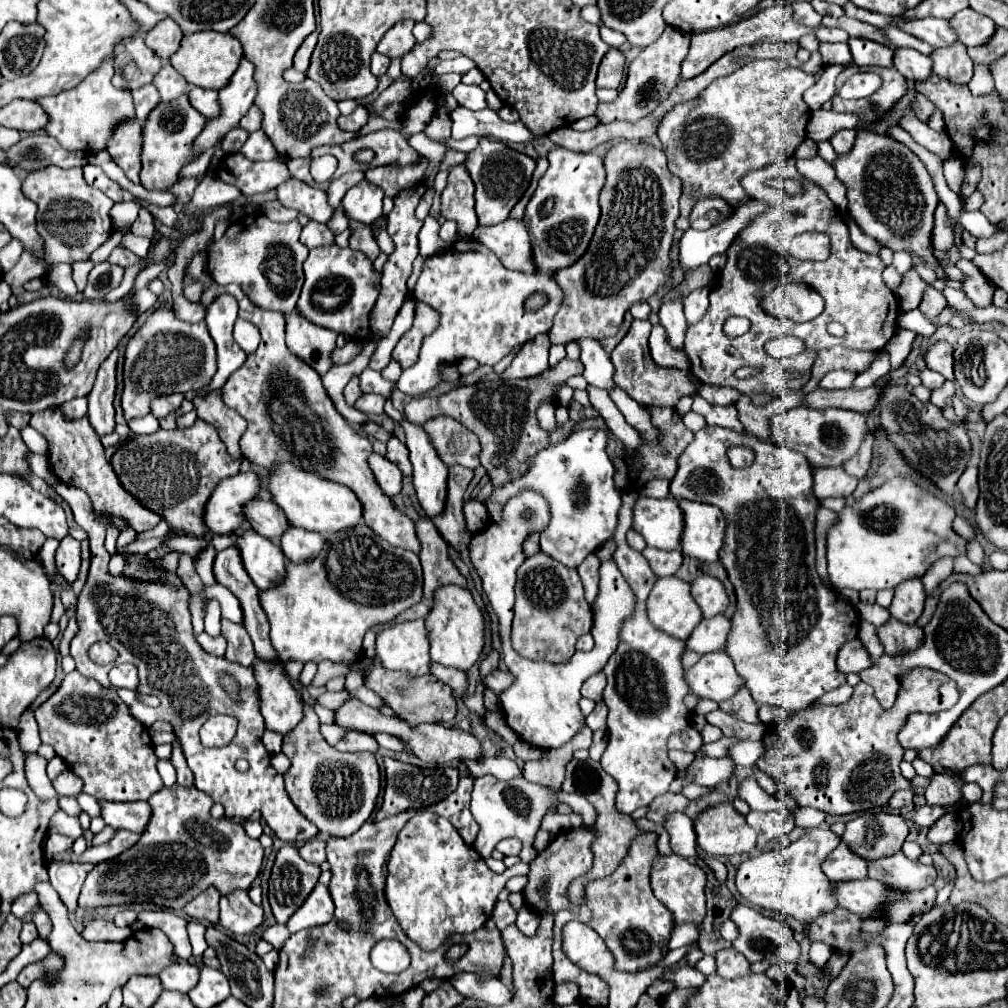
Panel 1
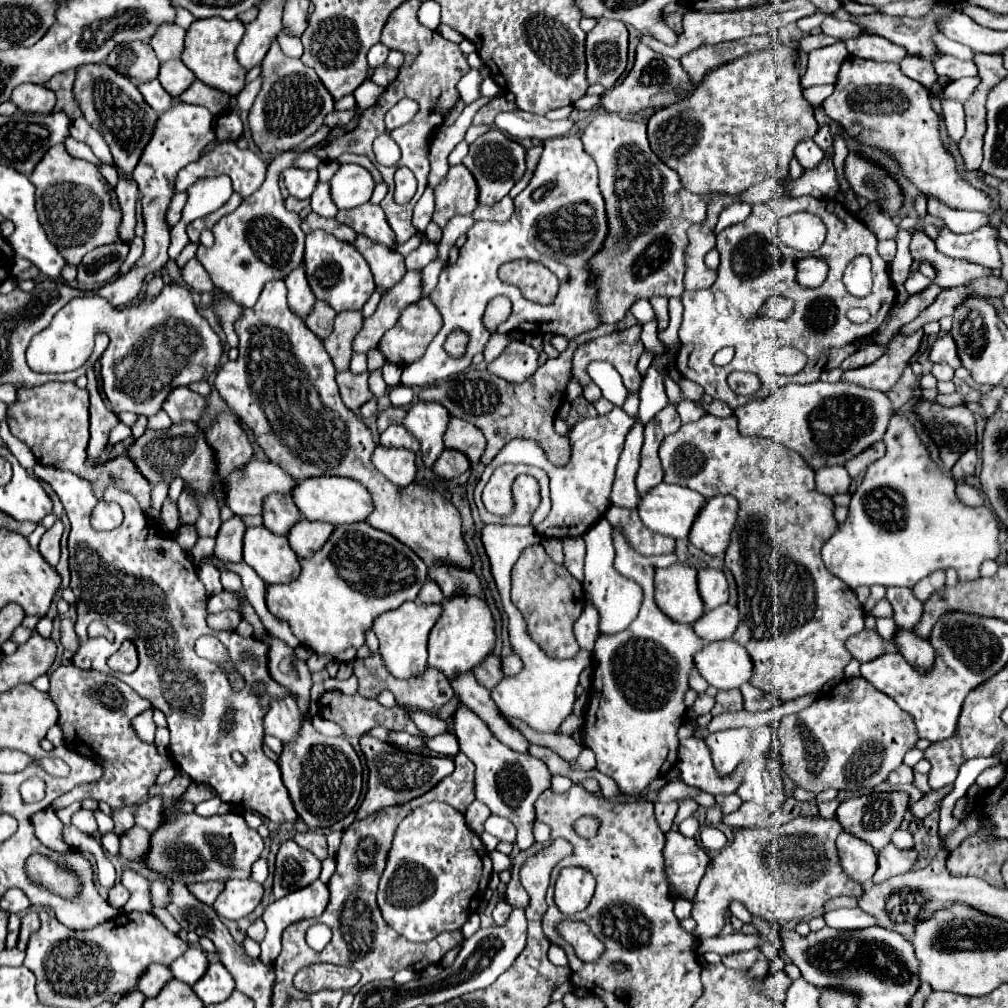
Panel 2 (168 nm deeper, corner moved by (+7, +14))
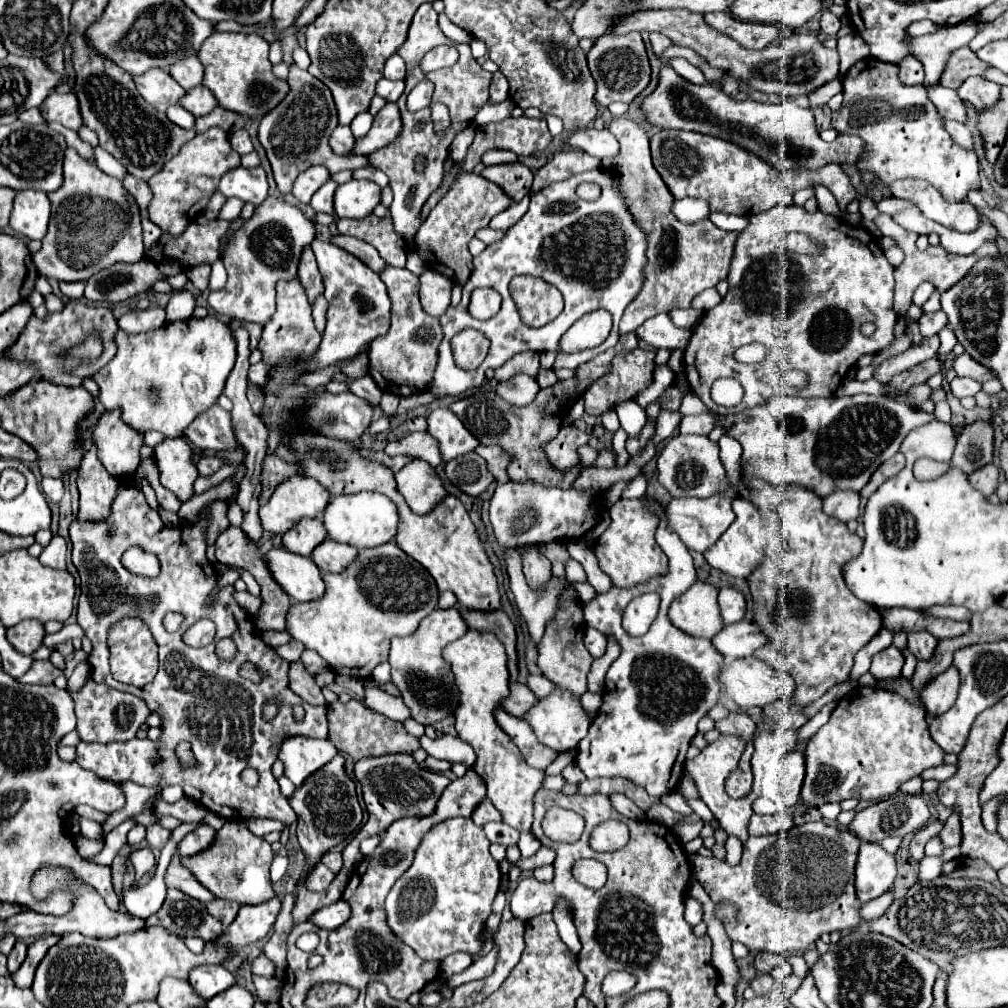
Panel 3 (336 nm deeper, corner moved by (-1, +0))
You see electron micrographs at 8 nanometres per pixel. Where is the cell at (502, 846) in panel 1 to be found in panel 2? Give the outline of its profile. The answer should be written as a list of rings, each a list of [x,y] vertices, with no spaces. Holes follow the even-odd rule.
[[[490,816],[484,824],[484,830],[492,836],[496,836],[498,840],[504,840],[504,842],[514,842],[516,840],[516,828],[510,820],[506,818],[500,818],[500,816]]]

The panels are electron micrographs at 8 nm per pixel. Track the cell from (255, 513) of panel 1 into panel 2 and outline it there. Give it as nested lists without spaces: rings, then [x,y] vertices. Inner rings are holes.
[[[274,494],[266,496],[262,502],[262,518],[270,532],[286,536],[288,530],[300,520],[300,512],[294,506],[290,494]]]

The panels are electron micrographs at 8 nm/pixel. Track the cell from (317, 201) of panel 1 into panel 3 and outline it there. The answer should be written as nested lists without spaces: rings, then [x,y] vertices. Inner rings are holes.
[[[310,166],[308,170],[304,170],[296,182],[294,182],[294,190],[292,194],[302,202],[308,204],[312,194],[330,178],[330,172],[326,166]]]

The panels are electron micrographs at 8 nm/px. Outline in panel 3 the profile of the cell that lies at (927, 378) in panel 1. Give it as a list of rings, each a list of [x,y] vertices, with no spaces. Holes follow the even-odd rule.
[[[956,376],[956,378],[950,382],[950,390],[952,390],[954,396],[964,398],[964,396],[974,396],[974,394],[978,394],[978,392],[982,390],[982,384],[976,382],[974,378],[958,378],[958,376]]]

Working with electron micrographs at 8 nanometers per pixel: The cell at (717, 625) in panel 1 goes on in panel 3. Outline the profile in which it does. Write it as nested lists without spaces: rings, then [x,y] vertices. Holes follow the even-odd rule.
[[[736,622],[726,626],[720,634],[714,636],[714,648],[726,658],[746,658],[752,656],[758,648],[762,648],[768,638],[754,622]]]

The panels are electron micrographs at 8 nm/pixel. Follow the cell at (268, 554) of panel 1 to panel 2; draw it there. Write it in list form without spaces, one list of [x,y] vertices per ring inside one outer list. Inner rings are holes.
[[[266,526],[246,528],[244,562],[254,568],[266,584],[284,584],[300,574],[298,556],[286,536],[272,534]]]

